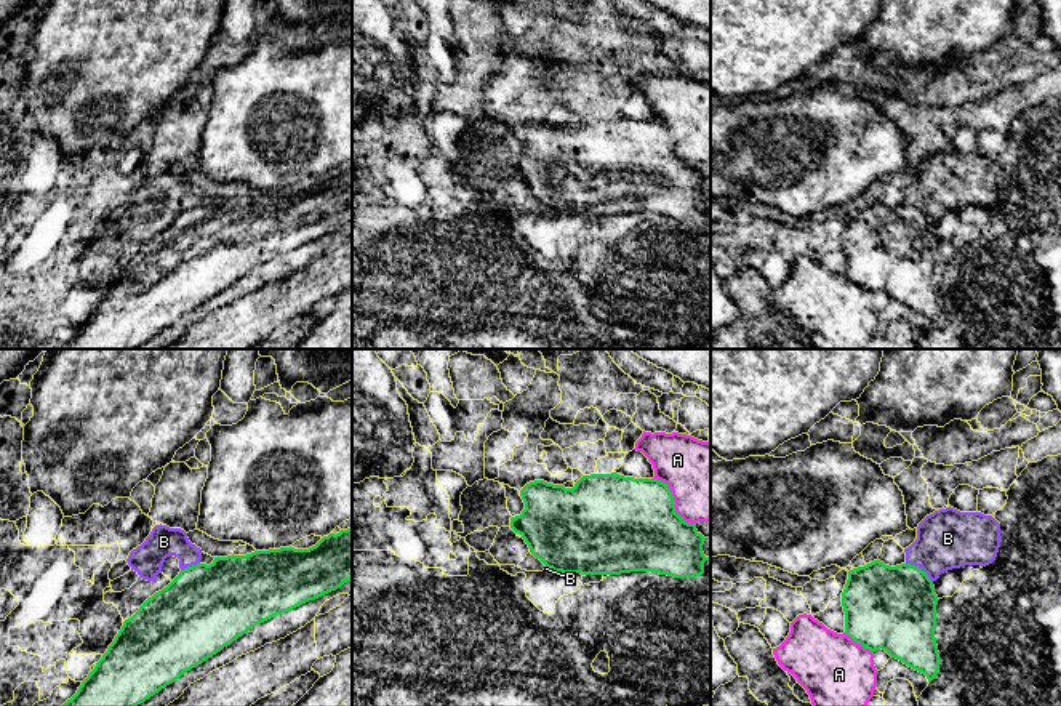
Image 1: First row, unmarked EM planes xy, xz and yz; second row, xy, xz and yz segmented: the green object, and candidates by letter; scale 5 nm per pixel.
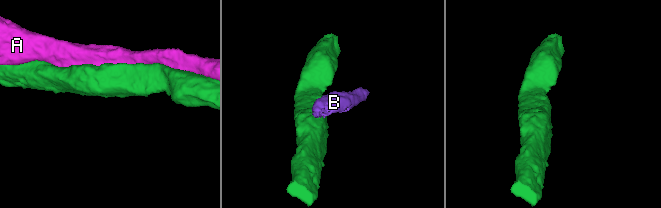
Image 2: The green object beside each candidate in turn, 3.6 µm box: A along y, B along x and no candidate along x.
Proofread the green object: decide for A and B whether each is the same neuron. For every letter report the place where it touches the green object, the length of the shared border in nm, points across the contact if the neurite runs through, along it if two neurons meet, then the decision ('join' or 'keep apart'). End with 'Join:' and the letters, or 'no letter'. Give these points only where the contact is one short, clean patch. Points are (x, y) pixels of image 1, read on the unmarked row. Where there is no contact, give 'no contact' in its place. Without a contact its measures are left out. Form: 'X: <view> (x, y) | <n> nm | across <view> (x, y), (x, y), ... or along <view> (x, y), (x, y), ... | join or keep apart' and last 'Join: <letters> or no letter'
A: xz (674, 143) | 320 nm | keep apart
B: yz (920, 210) | 170 nm | along yz (906, 204), (919, 208), (932, 223) | keep apart
Join: no letter

